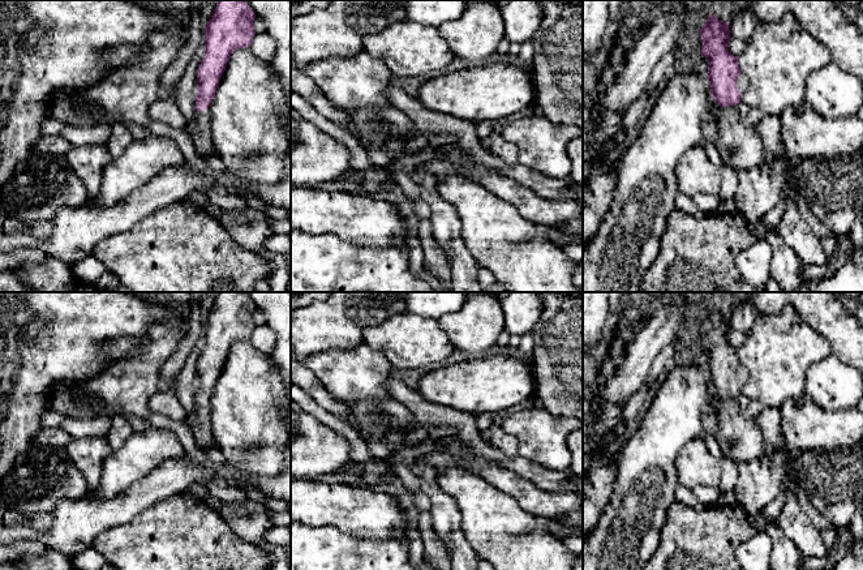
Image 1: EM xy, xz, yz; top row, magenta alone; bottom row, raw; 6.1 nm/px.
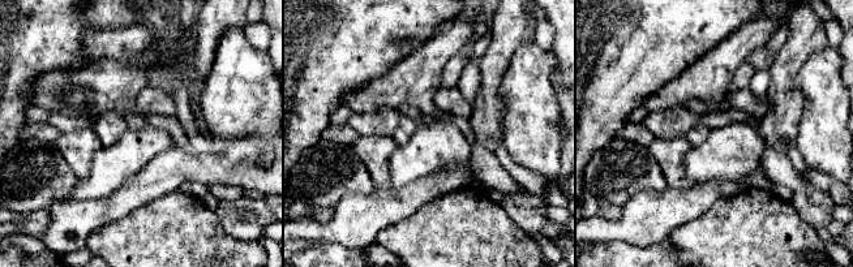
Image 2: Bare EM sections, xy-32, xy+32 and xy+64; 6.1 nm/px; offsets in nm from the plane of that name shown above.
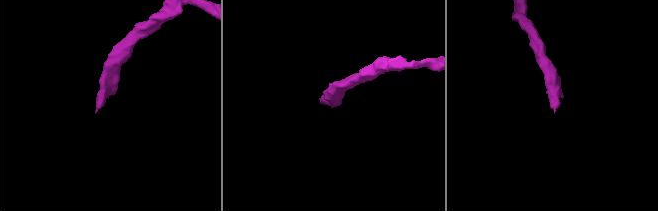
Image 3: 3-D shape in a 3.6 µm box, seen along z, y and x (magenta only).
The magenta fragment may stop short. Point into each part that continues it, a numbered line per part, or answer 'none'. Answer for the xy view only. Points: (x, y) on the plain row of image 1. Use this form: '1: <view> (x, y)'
1: xy (202, 431)

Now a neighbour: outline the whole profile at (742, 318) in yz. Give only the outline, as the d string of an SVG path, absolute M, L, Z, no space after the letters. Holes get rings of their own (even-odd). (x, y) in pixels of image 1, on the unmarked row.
M748 299L729 312L730 329L748 334L759 317L759 313Z

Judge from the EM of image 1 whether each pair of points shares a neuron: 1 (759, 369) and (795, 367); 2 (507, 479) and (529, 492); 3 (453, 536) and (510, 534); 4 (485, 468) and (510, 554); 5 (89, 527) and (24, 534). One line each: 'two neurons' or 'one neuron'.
1: one neuron
2: one neuron
3: two neurons
4: two neurons
5: one neuron

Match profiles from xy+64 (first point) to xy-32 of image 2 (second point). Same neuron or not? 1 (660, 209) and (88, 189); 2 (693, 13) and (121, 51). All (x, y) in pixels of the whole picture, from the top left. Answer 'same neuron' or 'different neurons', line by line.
1: different neurons
2: different neurons

